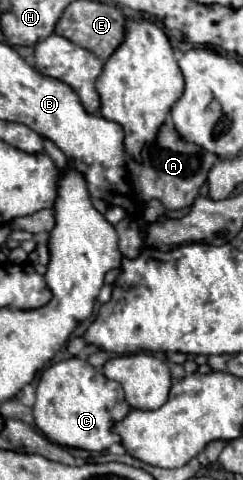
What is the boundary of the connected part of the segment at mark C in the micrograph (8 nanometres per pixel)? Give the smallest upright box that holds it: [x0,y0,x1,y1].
[33,357,131,451]

